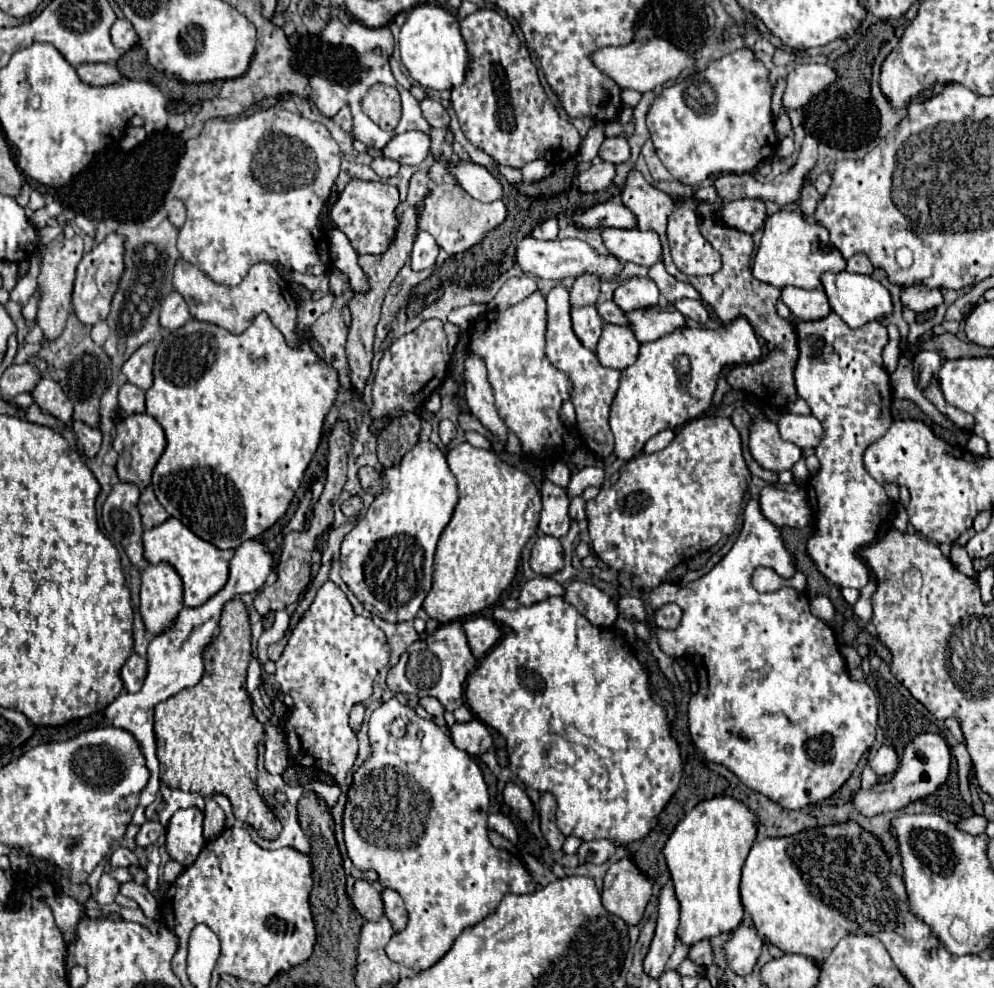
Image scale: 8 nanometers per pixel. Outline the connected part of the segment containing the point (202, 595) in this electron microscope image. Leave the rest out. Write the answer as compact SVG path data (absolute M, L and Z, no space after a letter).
M168 518L164 524L144 530L142 542L144 542L144 558L150 564L166 562L180 574L184 584L184 604L188 608L196 608L208 602L218 590L222 590L222 586L228 580L228 562L234 550L212 548L212 544L200 540L194 532L188 532L188 528L184 528L184 524L180 524L178 520Z

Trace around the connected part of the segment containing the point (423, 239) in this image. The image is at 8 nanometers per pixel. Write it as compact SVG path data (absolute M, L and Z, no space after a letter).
M418 232L418 238L416 238L414 250L412 250L412 258L410 258L410 268L416 272L426 270L436 262L436 256L438 256L436 240L432 240L432 236L428 236L428 232Z

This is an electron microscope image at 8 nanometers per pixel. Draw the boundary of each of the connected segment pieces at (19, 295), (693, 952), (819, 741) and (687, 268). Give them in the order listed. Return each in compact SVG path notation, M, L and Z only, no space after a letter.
M34 256L34 258L30 260L28 276L18 278L14 290L10 292L10 298L16 300L16 302L20 302L20 304L26 304L28 298L30 298L30 294L36 290L36 278L38 278L38 274L40 274L40 258Z
M700 940L696 942L692 948L690 948L690 960L698 962L698 964L704 964L704 966L710 966L714 962L714 950L710 946L708 940Z
M748 500L746 502L746 508L744 508L744 526L740 530L740 536L738 540L734 542L732 550L706 574L702 576L700 580L696 582L678 582L678 584L670 584L670 582L664 582L660 584L658 588L652 590L650 594L650 604L652 608L658 608L660 604L666 604L666 602L674 602L682 608L682 620L680 620L680 626L676 630L662 630L658 628L656 630L656 636L658 636L658 644L662 648L664 654L668 656L690 656L696 660L696 664L702 664L704 668L704 678L706 678L706 690L694 694L688 702L688 730L690 730L690 736L692 736L692 742L694 746L704 754L704 758L708 762L714 762L714 764L722 764L726 766L730 772L734 772L748 788L768 796L770 800L778 802L780 806L784 808L790 808L790 810L796 810L796 808L804 808L808 804L816 804L816 802L822 802L826 800L828 796L832 796L854 772L854 768L858 766L860 758L864 752L868 752L874 744L874 736L876 736L876 724L878 724L878 698L876 694L872 692L872 688L866 684L866 682L856 682L848 676L848 670L846 670L846 664L840 656L840 650L838 650L838 644L836 644L836 638L832 634L832 630L822 622L818 620L816 616L810 614L810 608L808 608L808 596L804 592L796 592L794 588L780 588L776 592L766 592L766 594L760 594L754 586L752 586L752 574L756 568L772 568L776 574L780 574L780 578L792 578L794 576L794 562L792 562L792 556L788 554L788 550L784 548L784 542L780 538L780 530L764 518L764 514L760 512L760 504L758 500Z
M678 198L676 200L674 212L668 216L668 240L670 240L672 260L684 274L706 276L706 274L716 274L720 270L720 254L712 246L708 246L708 242L700 234L698 206L700 206L700 200L696 200L696 198Z

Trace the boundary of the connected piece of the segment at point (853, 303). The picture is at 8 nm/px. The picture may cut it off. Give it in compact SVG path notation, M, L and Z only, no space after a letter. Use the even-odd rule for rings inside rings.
M824 272L820 276L822 288L828 296L830 308L850 326L850 328L860 328L866 322L878 320L882 316L888 316L892 312L892 300L888 290L874 278L864 276L864 274L850 274L850 272Z

